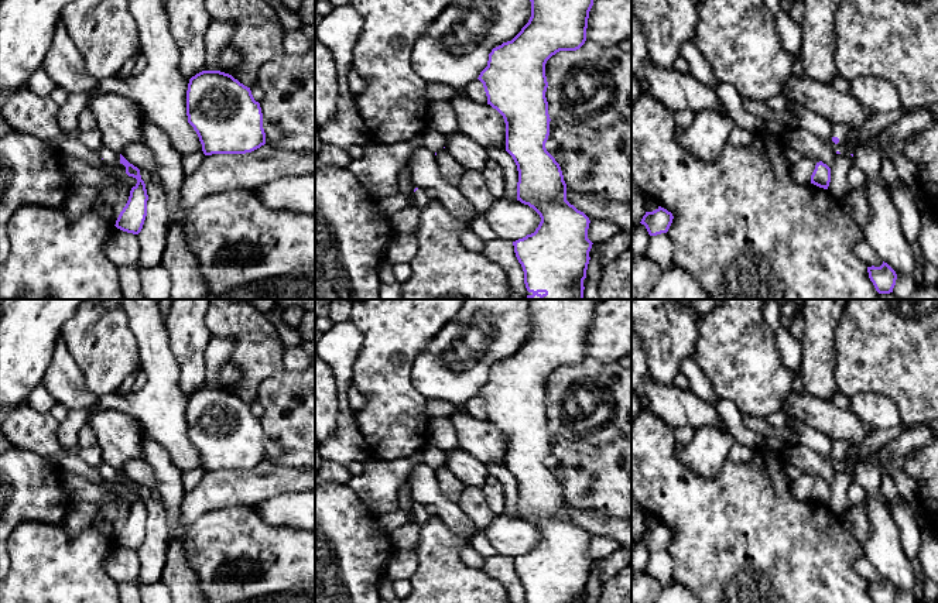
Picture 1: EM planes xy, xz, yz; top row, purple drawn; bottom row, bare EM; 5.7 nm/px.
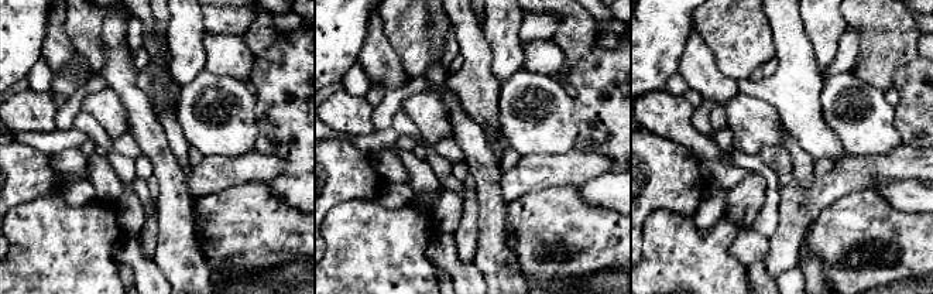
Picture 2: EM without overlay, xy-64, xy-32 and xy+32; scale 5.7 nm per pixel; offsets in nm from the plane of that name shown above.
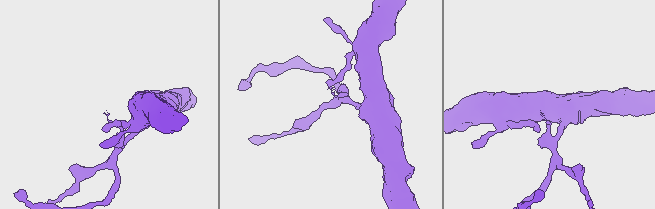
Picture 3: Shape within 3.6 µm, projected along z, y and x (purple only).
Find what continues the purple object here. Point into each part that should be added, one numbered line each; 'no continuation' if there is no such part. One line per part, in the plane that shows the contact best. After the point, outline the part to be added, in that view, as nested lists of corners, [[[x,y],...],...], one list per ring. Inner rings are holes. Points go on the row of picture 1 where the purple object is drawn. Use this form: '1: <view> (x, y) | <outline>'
1: xy (109, 157) | [[[102,145],[102,148],[99,150],[100,157],[103,158],[103,161],[110,165],[117,168],[123,168],[124,165],[120,162],[120,154],[113,153],[112,150],[106,148]]]

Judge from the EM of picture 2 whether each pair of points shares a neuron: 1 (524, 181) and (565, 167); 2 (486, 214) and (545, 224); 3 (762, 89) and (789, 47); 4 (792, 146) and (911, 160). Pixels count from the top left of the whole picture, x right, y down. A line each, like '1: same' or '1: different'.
1: same
2: different
3: same
4: different

